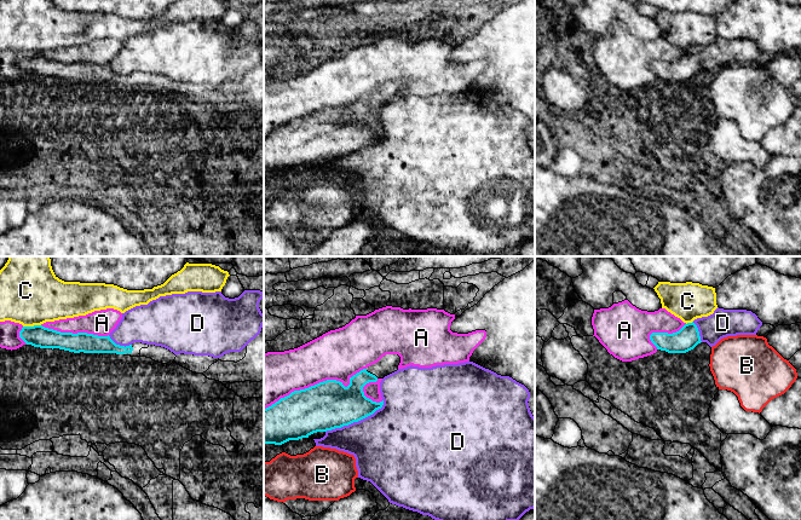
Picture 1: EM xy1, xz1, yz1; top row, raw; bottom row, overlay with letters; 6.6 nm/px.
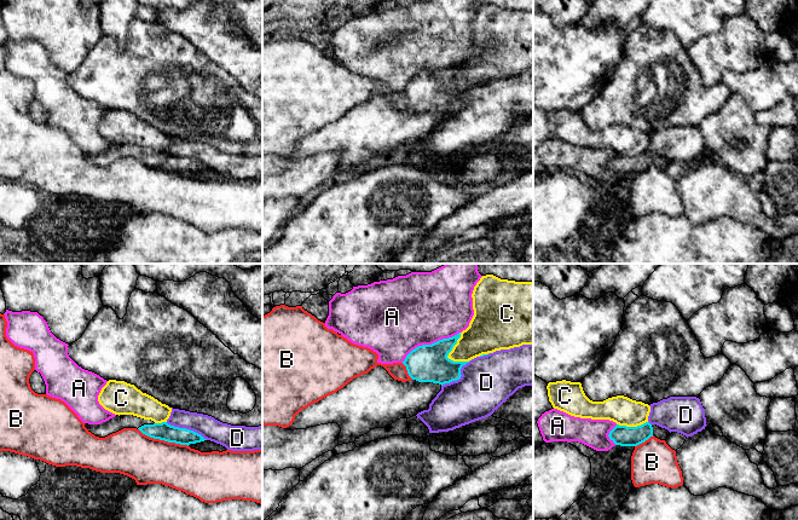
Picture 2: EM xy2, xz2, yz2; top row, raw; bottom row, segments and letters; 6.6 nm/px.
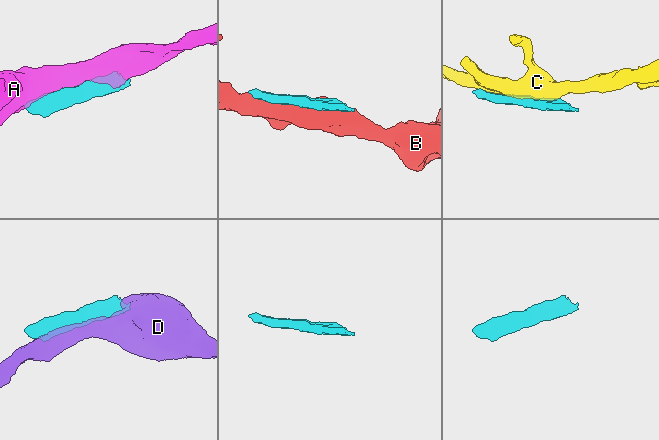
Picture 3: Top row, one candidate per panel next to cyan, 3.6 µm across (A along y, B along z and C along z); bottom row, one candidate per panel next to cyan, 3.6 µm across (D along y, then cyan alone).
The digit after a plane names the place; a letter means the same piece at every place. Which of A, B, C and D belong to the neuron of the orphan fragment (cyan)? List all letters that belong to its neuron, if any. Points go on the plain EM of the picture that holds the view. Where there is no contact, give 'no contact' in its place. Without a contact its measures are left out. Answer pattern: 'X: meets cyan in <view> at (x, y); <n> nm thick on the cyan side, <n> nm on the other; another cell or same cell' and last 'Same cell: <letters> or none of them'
A: meets cyan in xz1 at (317, 113); 320 nm thick on the cyan side, 340 nm on the other; another cell
B: meets cyan in xy2 at (163, 168); 120 nm thick on the cyan side, 300 nm on the other; another cell
C: meets cyan in xz2 at (452, 76); 260 nm thick on the cyan side, 260 nm on the other; another cell
D: meets cyan in xz1 at (356, 150); 320 nm thick on the cyan side, 440 nm on the other; another cell
Same cell: none of them

